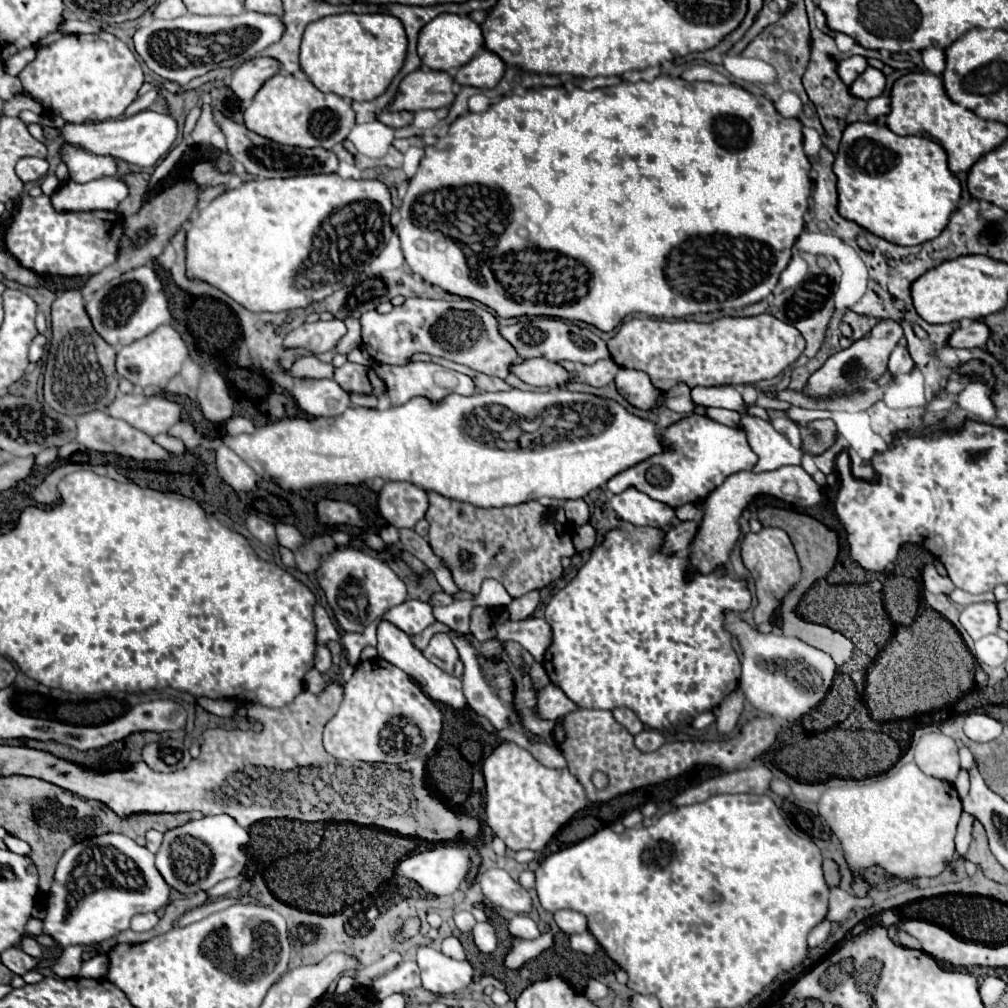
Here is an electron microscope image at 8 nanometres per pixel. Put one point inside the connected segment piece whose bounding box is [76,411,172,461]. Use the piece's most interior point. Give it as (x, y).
(97, 431)

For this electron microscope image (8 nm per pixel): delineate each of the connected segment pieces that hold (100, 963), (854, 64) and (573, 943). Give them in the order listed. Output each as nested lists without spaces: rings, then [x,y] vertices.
[[[96,955],[88,961],[84,961],[80,977],[90,977],[90,979],[104,979],[108,971],[108,957],[106,955]]]
[[[852,55],[852,57],[844,59],[844,61],[840,61],[840,65],[838,65],[838,75],[840,75],[840,79],[842,79],[846,85],[852,85],[852,81],[854,81],[866,67],[868,67],[868,63],[866,63],[864,57]]]
[[[582,933],[582,935],[572,935],[570,937],[570,947],[574,951],[582,951],[582,953],[594,953],[598,949],[598,941],[590,935],[590,933]]]

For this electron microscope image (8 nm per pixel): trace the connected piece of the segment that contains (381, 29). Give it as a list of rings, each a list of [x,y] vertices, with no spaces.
[[[340,13],[322,17],[306,27],[300,43],[300,67],[312,85],[324,93],[336,93],[352,101],[370,101],[384,93],[394,75],[400,71],[406,59],[406,47],[406,33],[396,17],[386,13]]]

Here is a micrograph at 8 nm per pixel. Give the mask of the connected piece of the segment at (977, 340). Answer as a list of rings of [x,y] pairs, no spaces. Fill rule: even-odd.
[[[972,321],[970,325],[956,329],[948,337],[946,345],[954,347],[954,349],[960,349],[960,347],[974,349],[974,347],[982,347],[988,337],[990,337],[990,329],[984,323],[980,323],[980,321]]]

